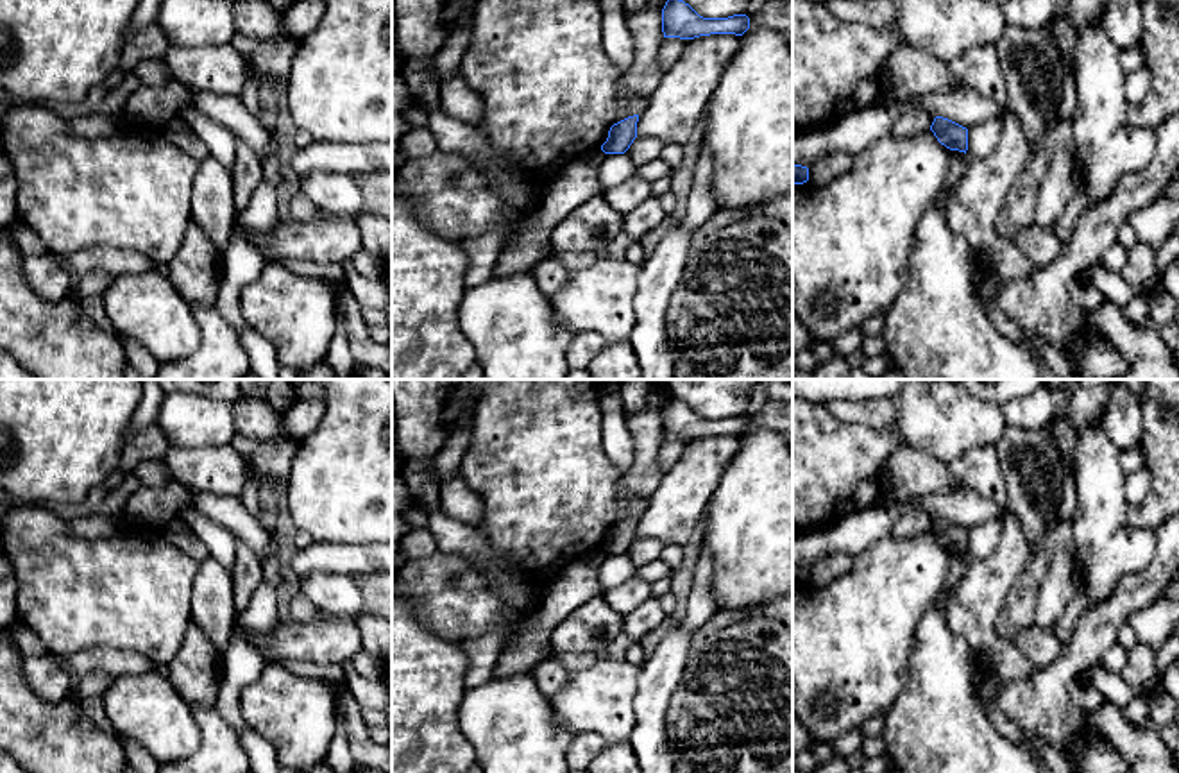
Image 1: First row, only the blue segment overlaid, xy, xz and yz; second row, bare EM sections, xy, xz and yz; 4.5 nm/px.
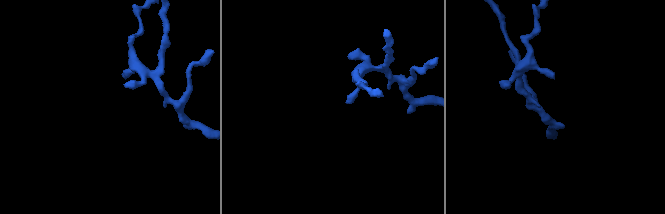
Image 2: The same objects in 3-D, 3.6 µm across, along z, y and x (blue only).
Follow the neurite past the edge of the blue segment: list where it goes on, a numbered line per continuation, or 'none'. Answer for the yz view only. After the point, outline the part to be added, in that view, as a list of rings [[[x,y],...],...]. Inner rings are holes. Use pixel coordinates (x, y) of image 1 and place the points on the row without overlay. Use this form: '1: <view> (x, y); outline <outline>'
none

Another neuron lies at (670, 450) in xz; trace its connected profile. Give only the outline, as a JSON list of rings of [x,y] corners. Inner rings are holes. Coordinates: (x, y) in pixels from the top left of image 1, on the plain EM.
[[[662,438],[658,454],[657,454],[657,467],[664,474],[673,467],[673,463],[680,458],[685,447],[685,440],[680,438]]]

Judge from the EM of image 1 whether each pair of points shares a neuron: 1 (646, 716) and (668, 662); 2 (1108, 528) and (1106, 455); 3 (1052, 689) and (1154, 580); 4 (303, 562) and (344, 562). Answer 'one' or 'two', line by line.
1: one
2: one
3: one
4: one

